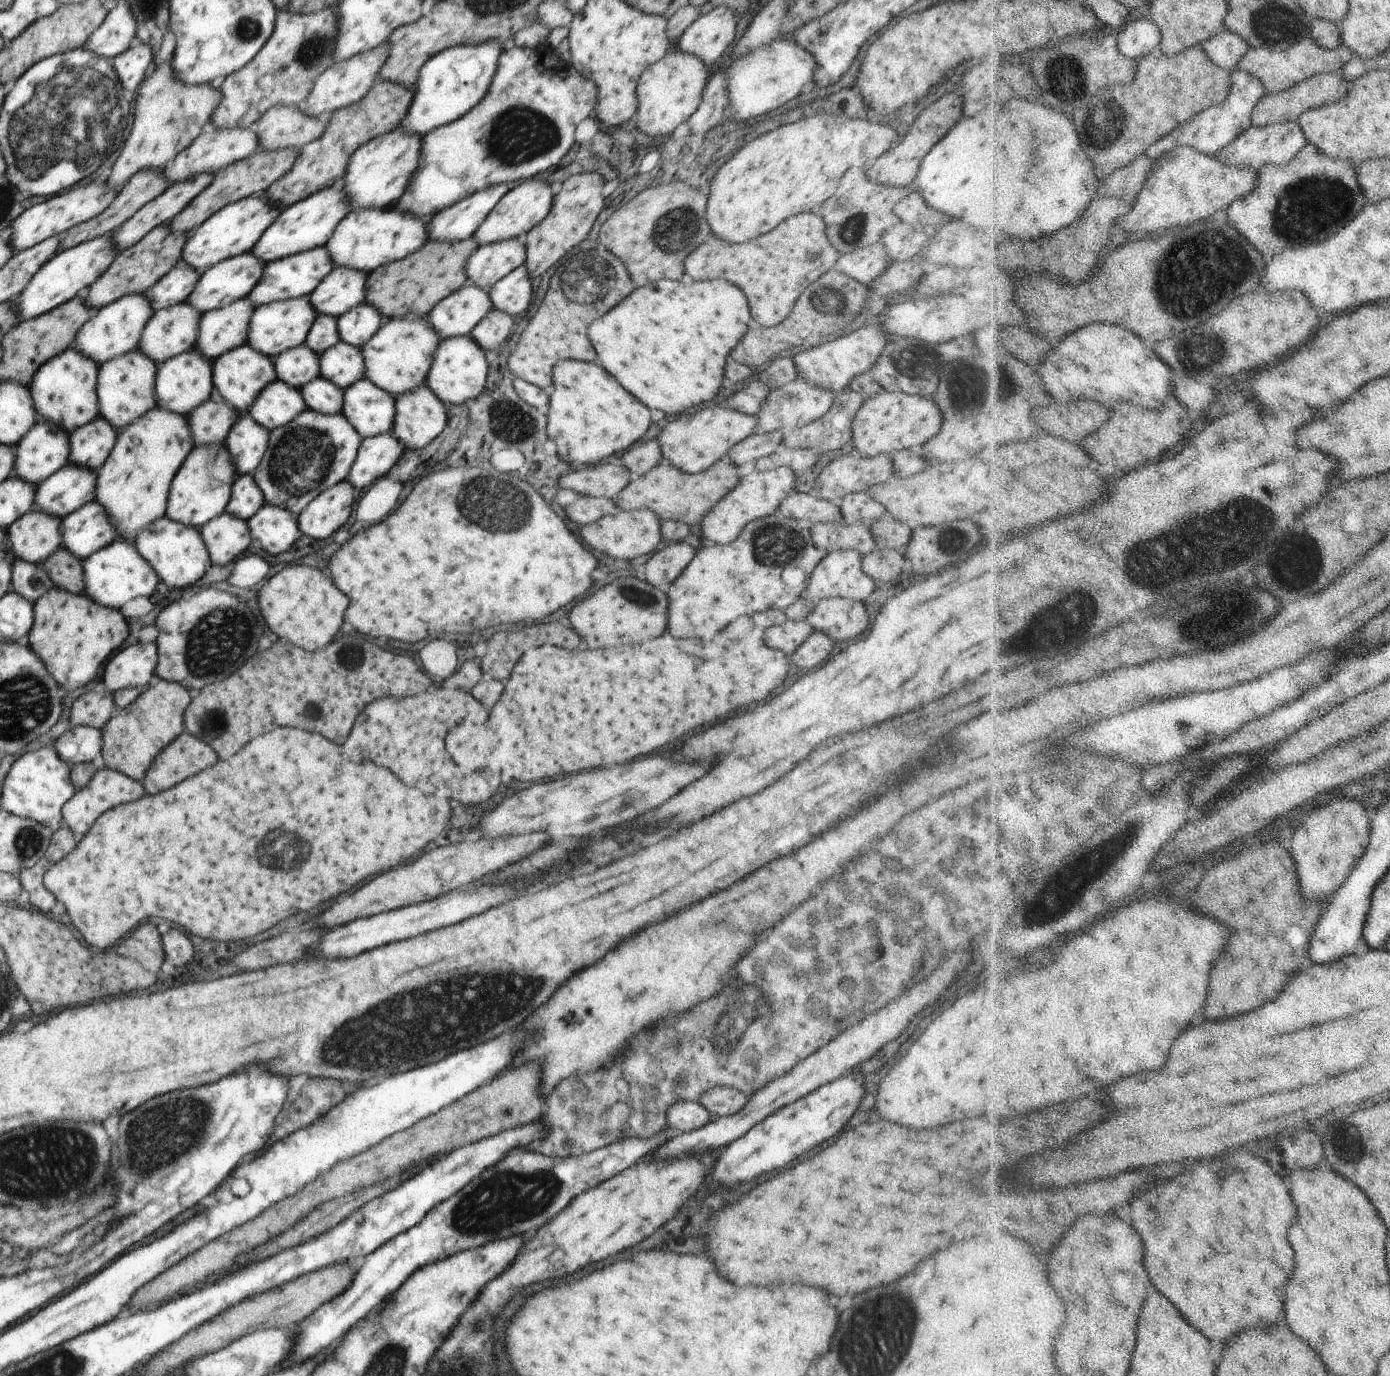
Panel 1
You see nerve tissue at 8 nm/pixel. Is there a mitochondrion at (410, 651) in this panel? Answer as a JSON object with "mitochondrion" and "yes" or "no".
{"mitochondrion":"no"}

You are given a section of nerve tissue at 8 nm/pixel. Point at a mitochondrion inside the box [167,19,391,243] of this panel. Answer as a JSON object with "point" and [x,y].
{"point":[315,48]}

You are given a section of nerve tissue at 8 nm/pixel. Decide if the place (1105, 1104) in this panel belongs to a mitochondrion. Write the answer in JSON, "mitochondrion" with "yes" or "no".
{"mitochondrion":"no"}

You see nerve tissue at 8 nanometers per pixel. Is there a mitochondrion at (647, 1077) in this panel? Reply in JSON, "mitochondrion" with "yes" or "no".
{"mitochondrion":"no"}

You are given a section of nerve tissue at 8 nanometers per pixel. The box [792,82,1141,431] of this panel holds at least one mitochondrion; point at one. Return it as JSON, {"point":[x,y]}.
{"point":[1105,121]}

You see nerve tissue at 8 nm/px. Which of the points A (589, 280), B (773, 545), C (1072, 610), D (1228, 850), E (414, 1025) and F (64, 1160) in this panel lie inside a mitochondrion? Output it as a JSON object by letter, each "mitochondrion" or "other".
{"A":"mitochondrion","B":"mitochondrion","C":"mitochondrion","D":"other","E":"mitochondrion","F":"mitochondrion"}

